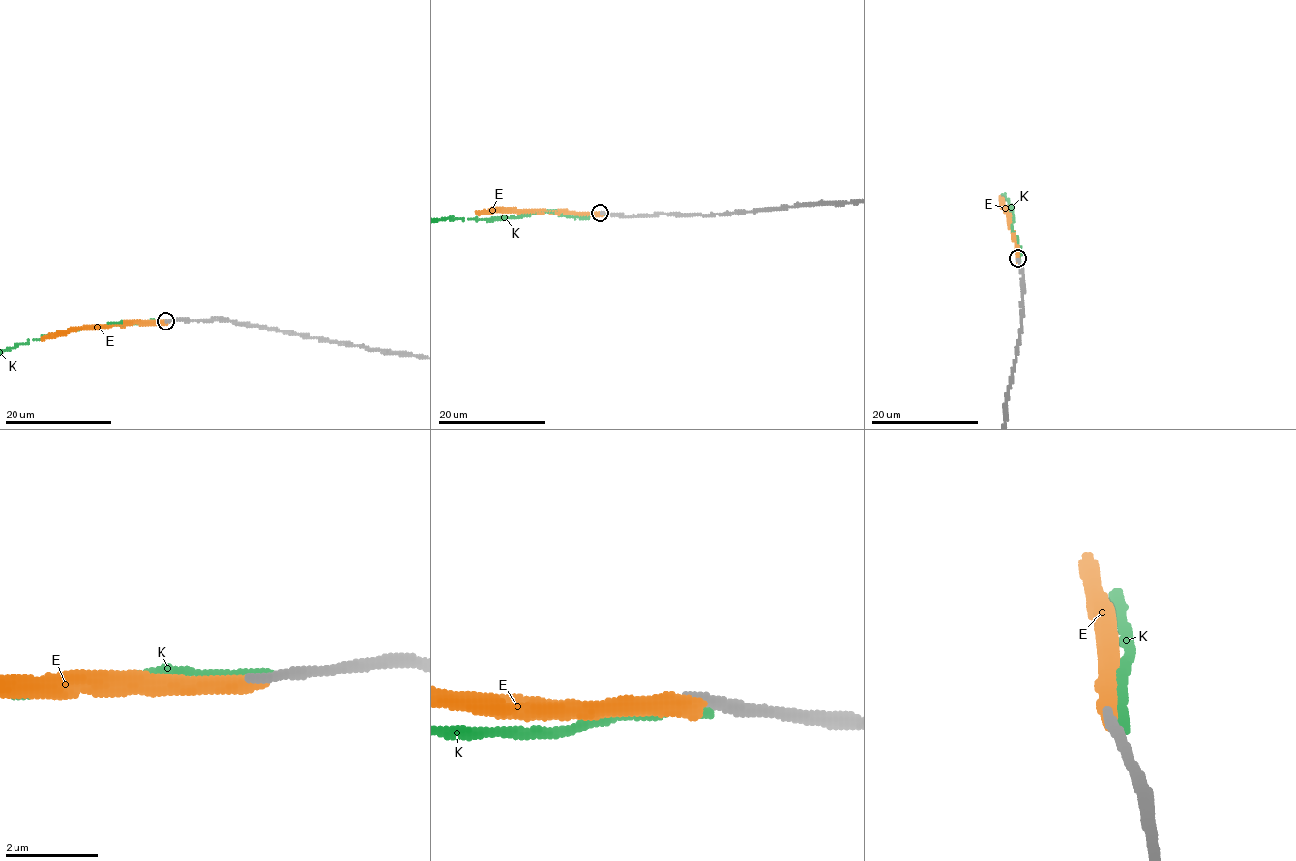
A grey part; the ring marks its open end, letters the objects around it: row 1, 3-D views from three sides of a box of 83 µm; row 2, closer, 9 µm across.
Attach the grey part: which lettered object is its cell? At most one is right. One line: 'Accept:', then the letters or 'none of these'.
Accept: none of these

